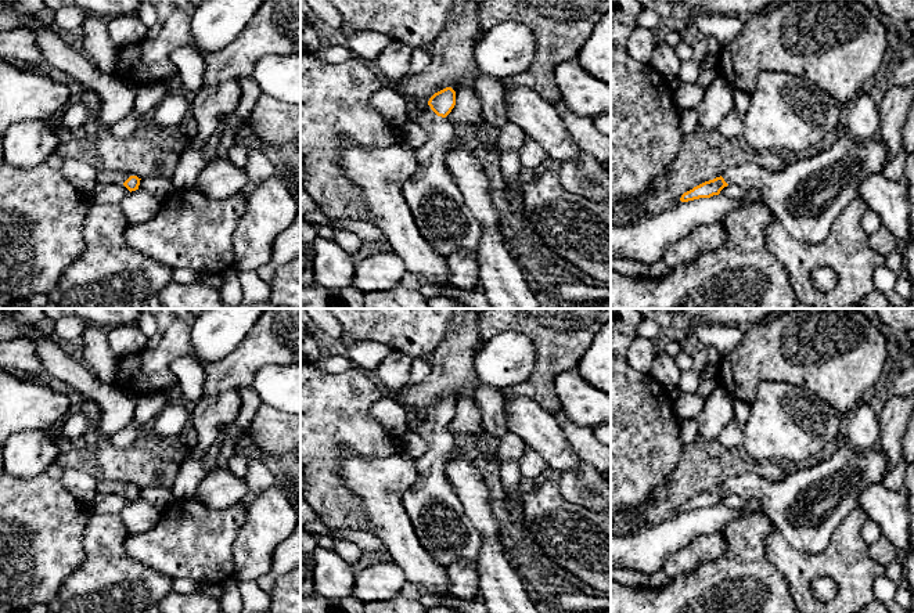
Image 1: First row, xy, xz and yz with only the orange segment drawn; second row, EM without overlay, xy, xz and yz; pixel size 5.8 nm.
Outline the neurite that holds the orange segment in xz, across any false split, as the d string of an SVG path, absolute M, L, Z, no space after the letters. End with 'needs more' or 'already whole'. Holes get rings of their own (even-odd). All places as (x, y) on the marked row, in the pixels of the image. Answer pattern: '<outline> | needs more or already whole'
M446 87L435 93L428 105L427 109L421 111L413 100L409 101L409 115L427 131L428 138L415 149L418 166L402 185L402 195L410 208L418 231L443 257L457 250L467 250L475 255L482 228L467 208L463 194L445 163L445 149L456 140L454 127L446 118L456 105L456 91L451 87Z | needs more

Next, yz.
M842 131L830 148L785 165L781 170L766 170L755 162L738 165L727 169L720 177L684 192L680 201L719 195L728 184L737 184L745 190L758 188L762 191L763 205L781 217L782 227L794 239L818 244L827 238L838 214L857 196L859 184L870 174L881 173L886 161L888 148L879 133L861 141Z | needs more

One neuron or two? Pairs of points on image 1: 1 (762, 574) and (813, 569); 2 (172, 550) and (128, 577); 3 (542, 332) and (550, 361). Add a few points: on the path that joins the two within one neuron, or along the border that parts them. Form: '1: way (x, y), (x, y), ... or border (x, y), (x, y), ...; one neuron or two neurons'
1: border (765, 544), (767, 561), (783, 576), (794, 598); two neurons
2: border (123, 541), (123, 548), (130, 556), (173, 579); two neurons
3: way (549, 339), (550, 354); one neuron

